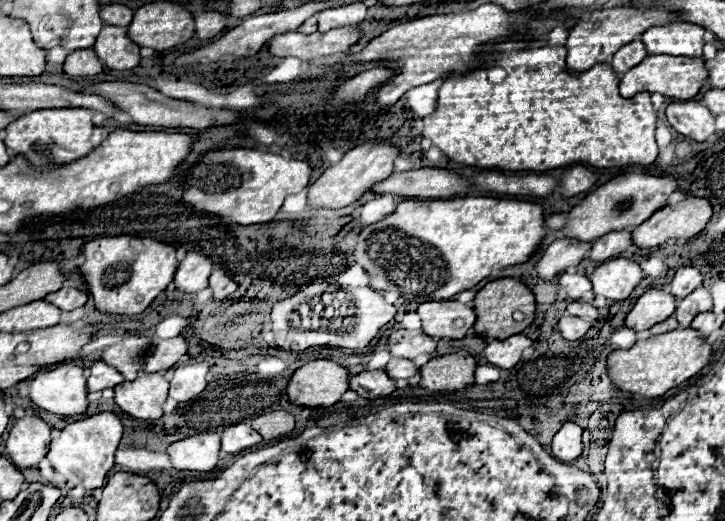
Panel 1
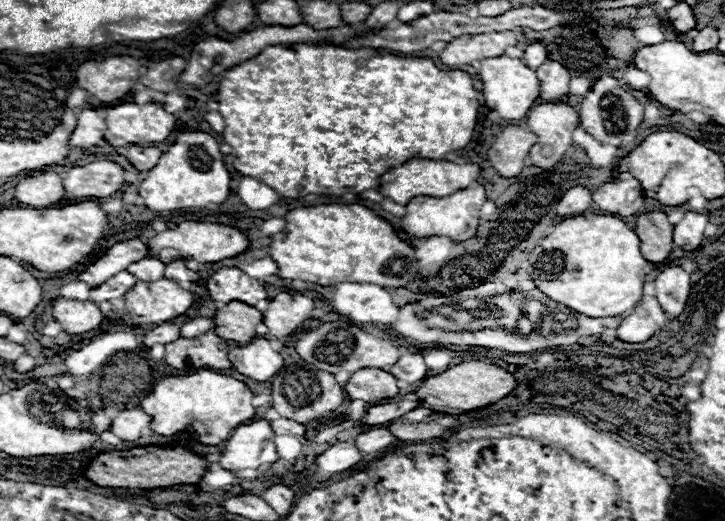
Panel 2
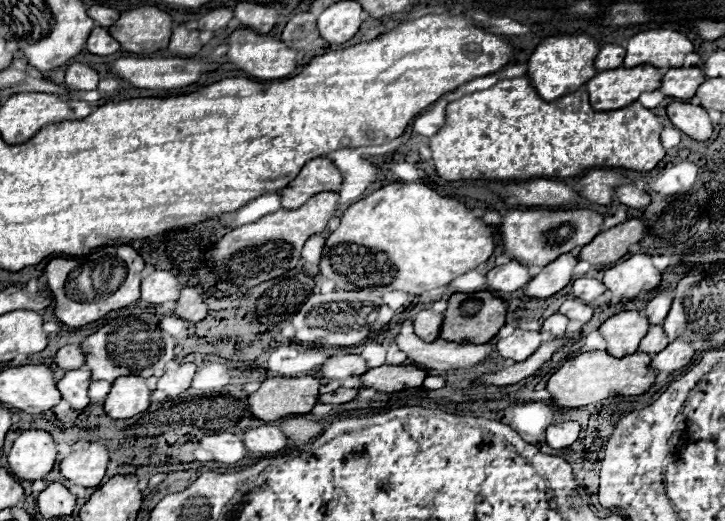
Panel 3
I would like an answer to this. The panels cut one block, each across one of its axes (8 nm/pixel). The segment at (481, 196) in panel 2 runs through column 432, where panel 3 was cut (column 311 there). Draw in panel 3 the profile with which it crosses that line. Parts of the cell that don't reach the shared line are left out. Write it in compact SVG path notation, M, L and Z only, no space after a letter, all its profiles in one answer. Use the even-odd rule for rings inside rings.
M322 192L310 198L298 210L278 210L252 224L234 228L208 252L210 262L216 262L216 274L220 276L220 280L236 286L258 286L260 282L272 280L292 270L300 260L300 250L304 242L310 236L324 232L328 222L334 218L338 198L338 192Z

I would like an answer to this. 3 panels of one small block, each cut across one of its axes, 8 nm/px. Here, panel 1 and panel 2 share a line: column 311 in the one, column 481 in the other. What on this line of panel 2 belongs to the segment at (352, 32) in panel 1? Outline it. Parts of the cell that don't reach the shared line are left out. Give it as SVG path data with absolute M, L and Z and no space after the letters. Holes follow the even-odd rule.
M490 32L490 34L464 34L446 44L440 52L440 62L444 66L460 66L470 64L474 60L500 56L506 46L514 46L518 42L516 32Z

